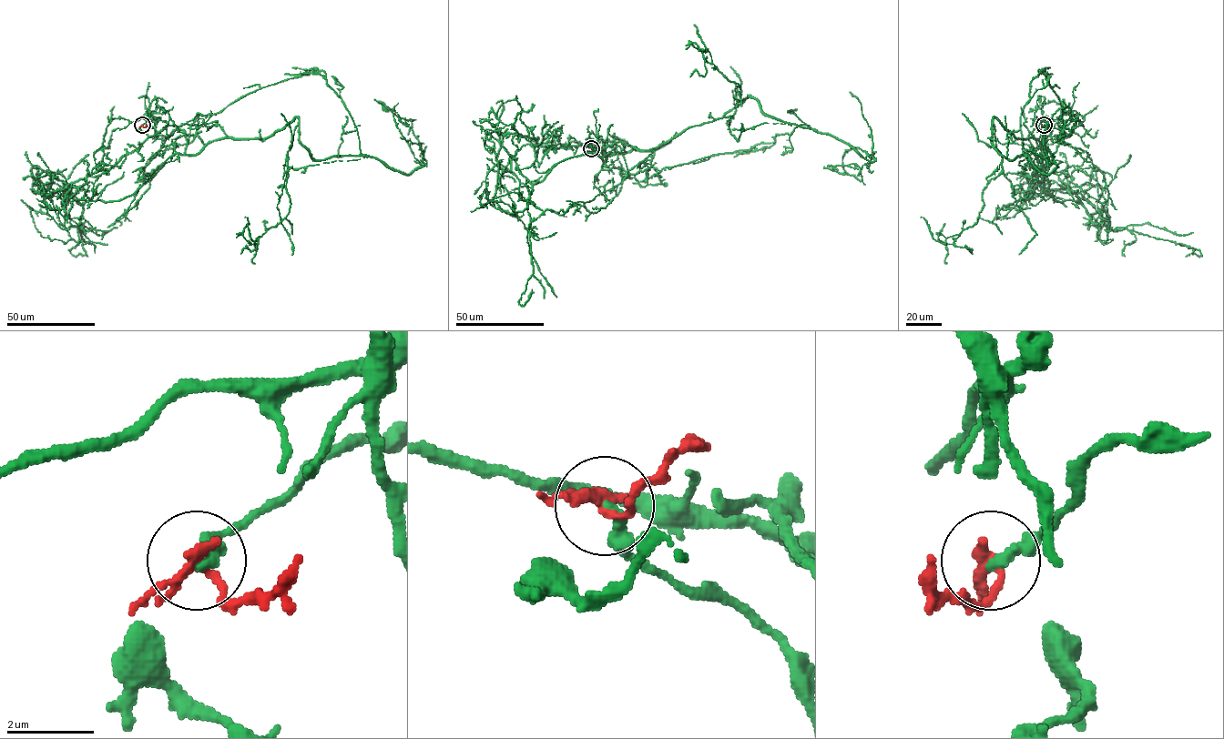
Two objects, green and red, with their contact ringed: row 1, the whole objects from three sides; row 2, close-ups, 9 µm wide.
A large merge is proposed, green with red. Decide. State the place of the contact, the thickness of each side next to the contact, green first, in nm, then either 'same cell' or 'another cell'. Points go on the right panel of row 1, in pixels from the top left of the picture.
place (1044, 125); calibres 280 and 240 nm; another cell

